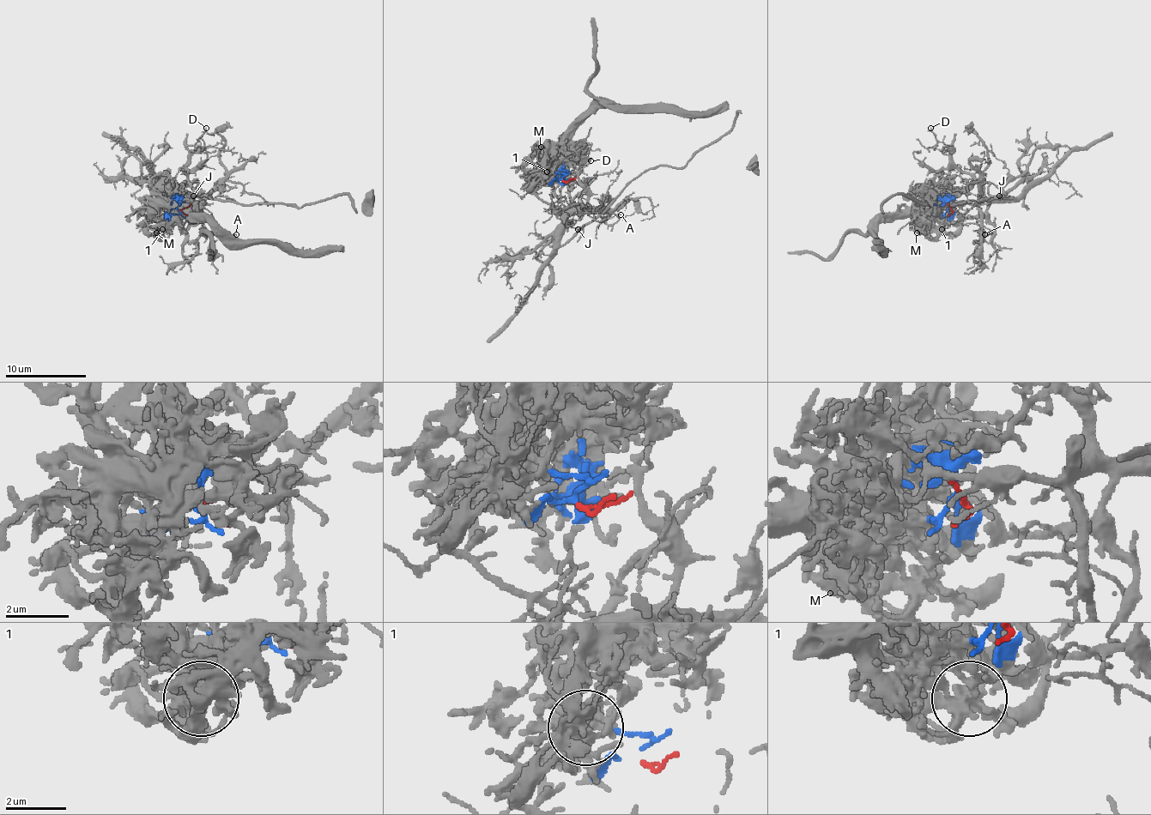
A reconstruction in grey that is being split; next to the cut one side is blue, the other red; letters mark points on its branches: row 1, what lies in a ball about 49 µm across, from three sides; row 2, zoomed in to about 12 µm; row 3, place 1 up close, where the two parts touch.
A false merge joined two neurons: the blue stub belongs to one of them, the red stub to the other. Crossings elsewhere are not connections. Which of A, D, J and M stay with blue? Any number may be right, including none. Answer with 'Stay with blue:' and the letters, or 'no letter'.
Stay with blue: M

